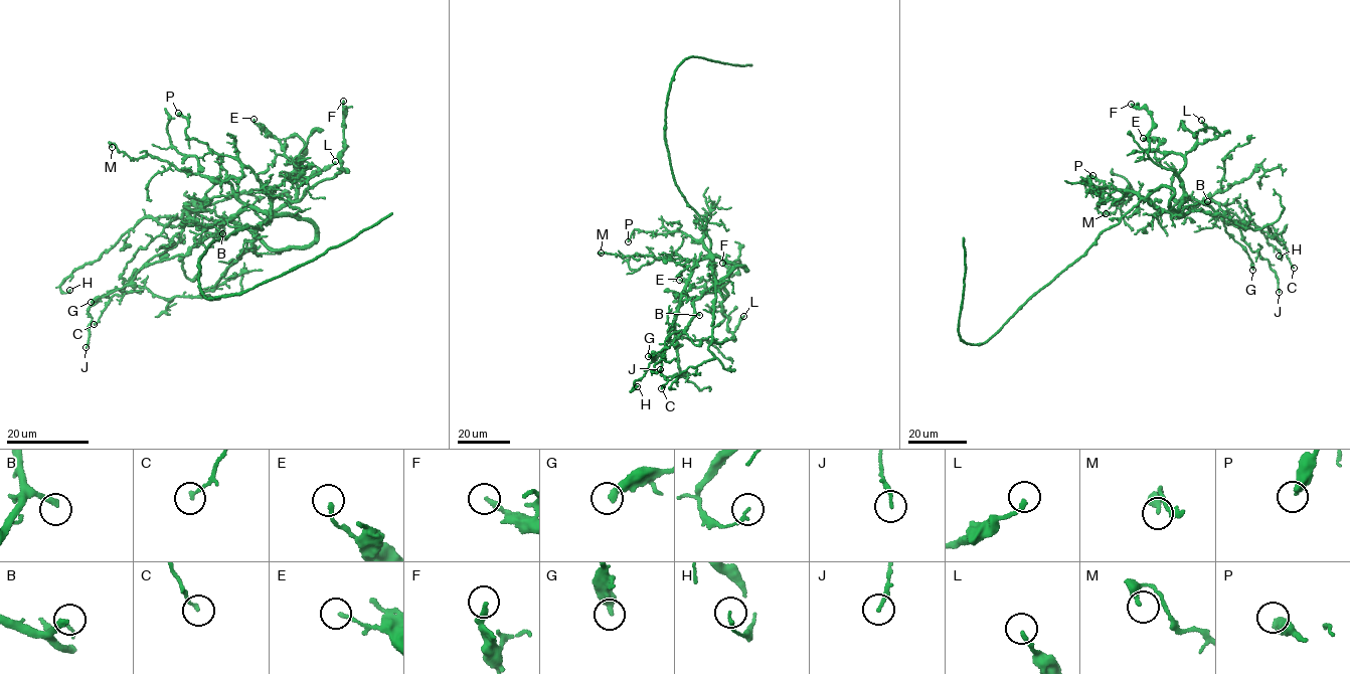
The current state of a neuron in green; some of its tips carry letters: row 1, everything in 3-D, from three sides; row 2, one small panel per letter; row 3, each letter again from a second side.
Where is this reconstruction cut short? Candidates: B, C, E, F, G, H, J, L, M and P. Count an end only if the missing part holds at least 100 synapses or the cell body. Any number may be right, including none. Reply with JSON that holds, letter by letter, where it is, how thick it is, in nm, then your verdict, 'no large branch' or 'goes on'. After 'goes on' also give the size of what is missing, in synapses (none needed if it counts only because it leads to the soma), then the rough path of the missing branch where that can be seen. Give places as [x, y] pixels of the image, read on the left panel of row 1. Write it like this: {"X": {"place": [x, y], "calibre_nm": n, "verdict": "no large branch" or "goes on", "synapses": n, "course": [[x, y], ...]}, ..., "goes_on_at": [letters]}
{"B": {"place": [222, 233], "calibre_nm": 260, "verdict": "no large branch"}, "C": {"place": [94, 324], "calibre_nm": 150, "verdict": "no large branch"}, "E": {"place": [254, 119], "calibre_nm": 170, "verdict": "no large branch"}, "F": {"place": [343, 101], "calibre_nm": 240, "verdict": "no large branch"}, "G": {"place": [91, 302], "calibre_nm": 400, "verdict": "no large branch"}, "H": {"place": [69, 290], "calibre_nm": 140, "verdict": "no large branch"}, "J": {"place": [86, 347], "calibre_nm": 180, "verdict": "no large branch"}, "L": {"place": [335, 161], "calibre_nm": 180, "verdict": "no large branch"}, "M": {"place": [112, 147], "calibre_nm": 200, "verdict": "no large branch"}, "P": {"place": [178, 113], "calibre_nm": 420, "verdict": "no large branch"}, "goes_on_at": []}

